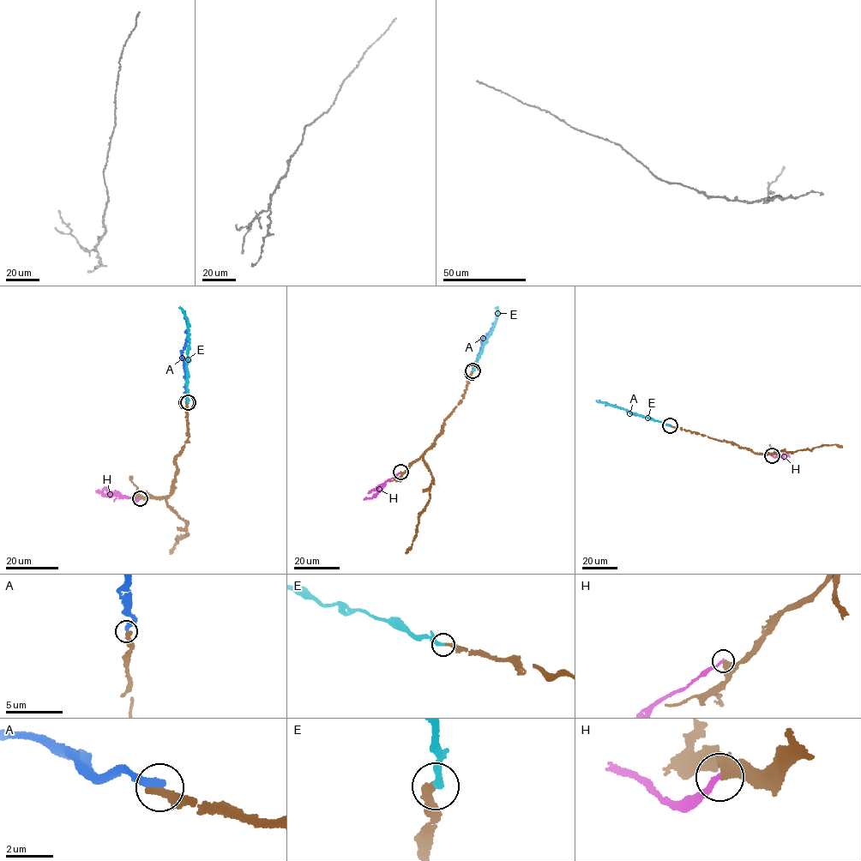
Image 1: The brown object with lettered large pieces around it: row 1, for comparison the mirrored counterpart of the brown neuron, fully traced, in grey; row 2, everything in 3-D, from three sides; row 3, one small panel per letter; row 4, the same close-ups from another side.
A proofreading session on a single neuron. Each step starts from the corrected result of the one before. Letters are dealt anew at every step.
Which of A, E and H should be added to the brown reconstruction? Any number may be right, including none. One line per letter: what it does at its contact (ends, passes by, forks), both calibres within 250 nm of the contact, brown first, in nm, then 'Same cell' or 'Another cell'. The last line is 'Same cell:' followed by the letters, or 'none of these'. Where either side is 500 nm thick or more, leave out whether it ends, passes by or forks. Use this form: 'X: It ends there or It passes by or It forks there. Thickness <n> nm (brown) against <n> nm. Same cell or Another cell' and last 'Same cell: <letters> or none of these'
A: It ends there. Thickness 400 nm (brown) against 360 nm. Another cell
E: It ends there. Thickness 280 nm (brown) against 320 nm. Same cell
H: Thickness 500 nm (brown) against 220 nm. Another cell
Same cell: E

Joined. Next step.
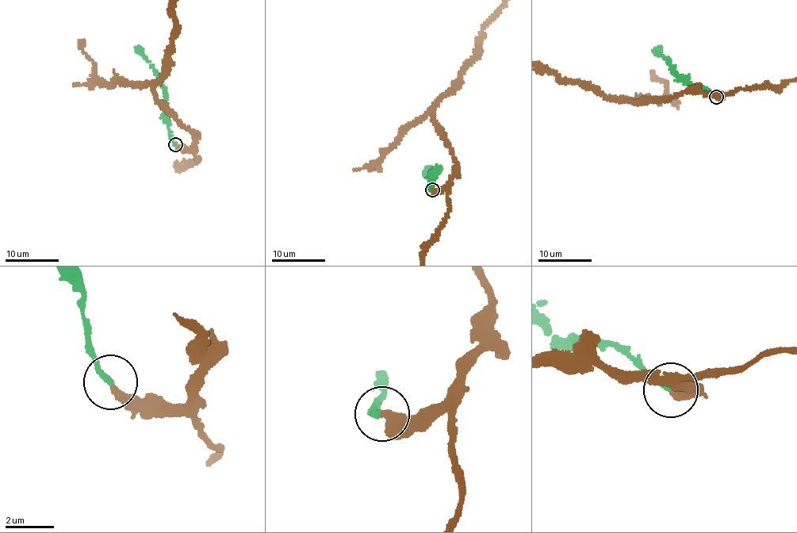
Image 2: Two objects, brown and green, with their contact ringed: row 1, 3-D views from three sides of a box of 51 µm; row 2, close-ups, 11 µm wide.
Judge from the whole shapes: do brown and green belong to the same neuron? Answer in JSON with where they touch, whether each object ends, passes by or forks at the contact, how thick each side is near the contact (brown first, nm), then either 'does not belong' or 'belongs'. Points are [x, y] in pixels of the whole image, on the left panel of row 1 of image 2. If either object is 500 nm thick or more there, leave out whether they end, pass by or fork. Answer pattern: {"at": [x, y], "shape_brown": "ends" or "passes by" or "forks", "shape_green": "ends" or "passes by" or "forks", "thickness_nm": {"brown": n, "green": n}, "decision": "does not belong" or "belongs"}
{"at": [175, 144], "shape_brown": "passes by", "shape_green": "ends", "thickness_nm": {"brown": 220, "green": 240}, "decision": "belongs"}

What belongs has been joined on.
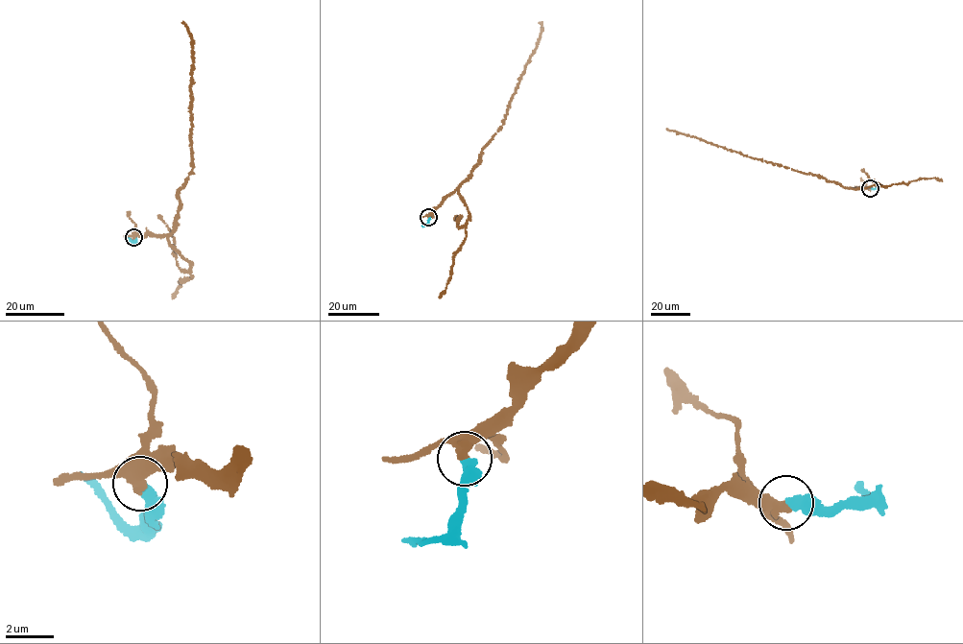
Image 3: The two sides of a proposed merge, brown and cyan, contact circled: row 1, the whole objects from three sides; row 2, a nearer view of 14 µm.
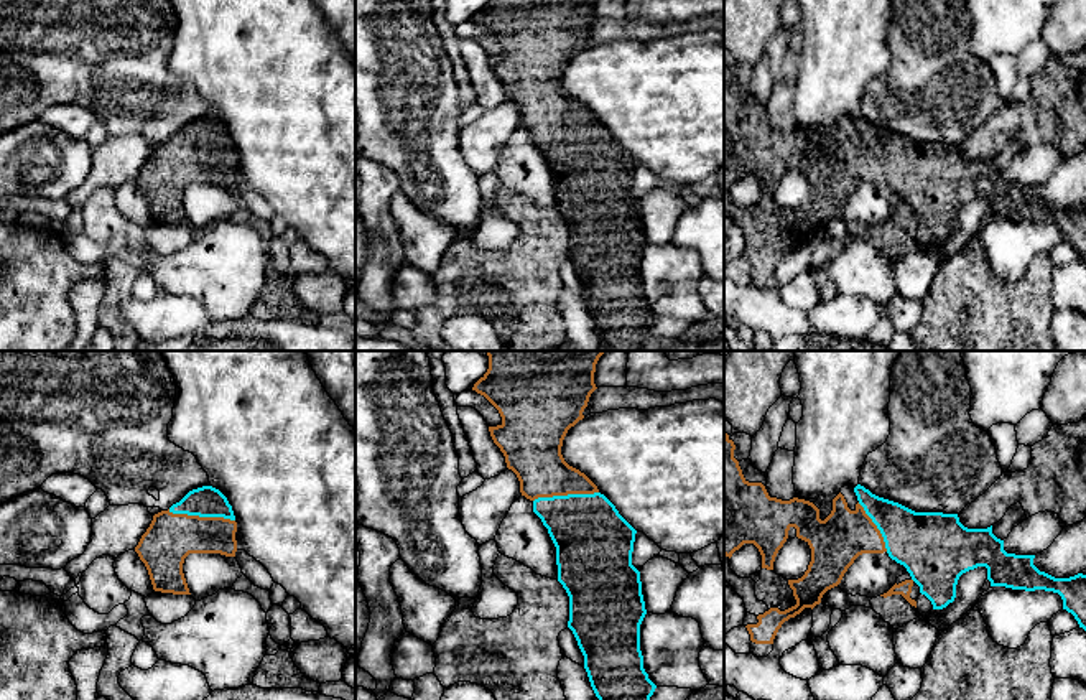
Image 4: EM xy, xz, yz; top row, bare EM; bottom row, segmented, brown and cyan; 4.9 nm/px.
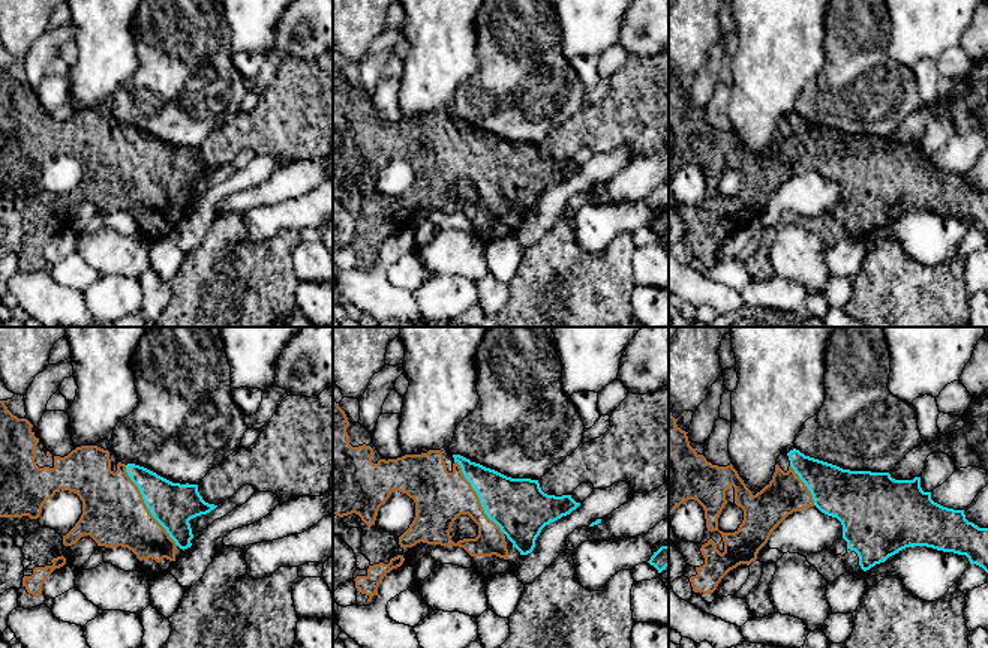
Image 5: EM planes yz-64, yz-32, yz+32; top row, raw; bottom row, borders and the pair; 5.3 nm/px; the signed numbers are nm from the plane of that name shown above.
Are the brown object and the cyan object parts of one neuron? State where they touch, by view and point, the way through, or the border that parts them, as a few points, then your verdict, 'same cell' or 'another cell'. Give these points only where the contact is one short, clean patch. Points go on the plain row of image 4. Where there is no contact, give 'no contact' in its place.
meets brown in xy at (201, 149); same cell

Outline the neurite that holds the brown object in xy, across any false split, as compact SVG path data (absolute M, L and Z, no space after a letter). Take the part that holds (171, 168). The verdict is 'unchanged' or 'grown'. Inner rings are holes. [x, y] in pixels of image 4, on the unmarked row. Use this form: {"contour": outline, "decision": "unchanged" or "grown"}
{"contour": "M202 117L155 145L135 183L155 222L191 226L183 204L184 189L189 184L235 188L235 163L237 153L227 128L212 117Z", "decision": "grown"}

